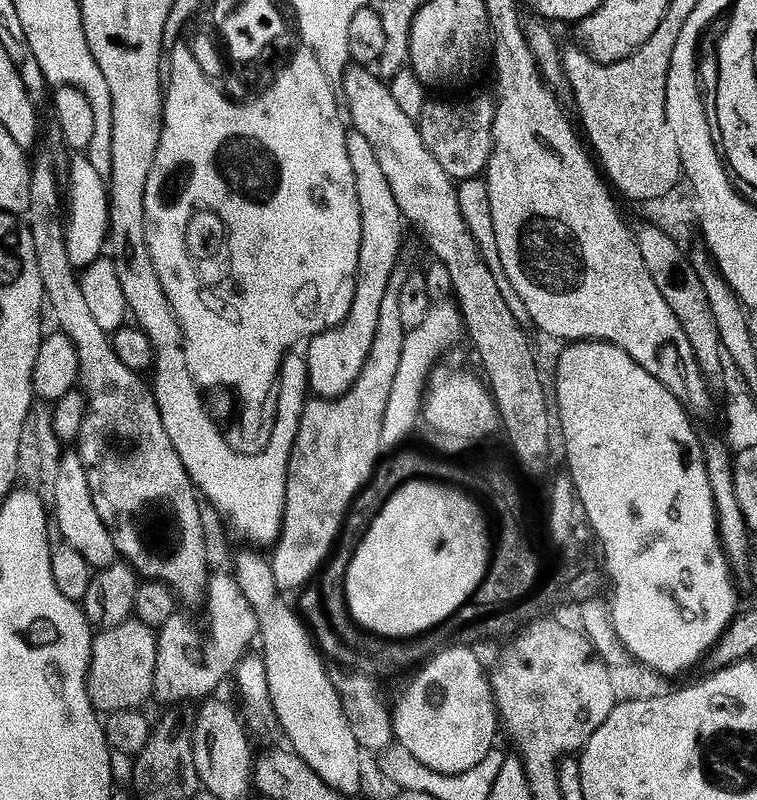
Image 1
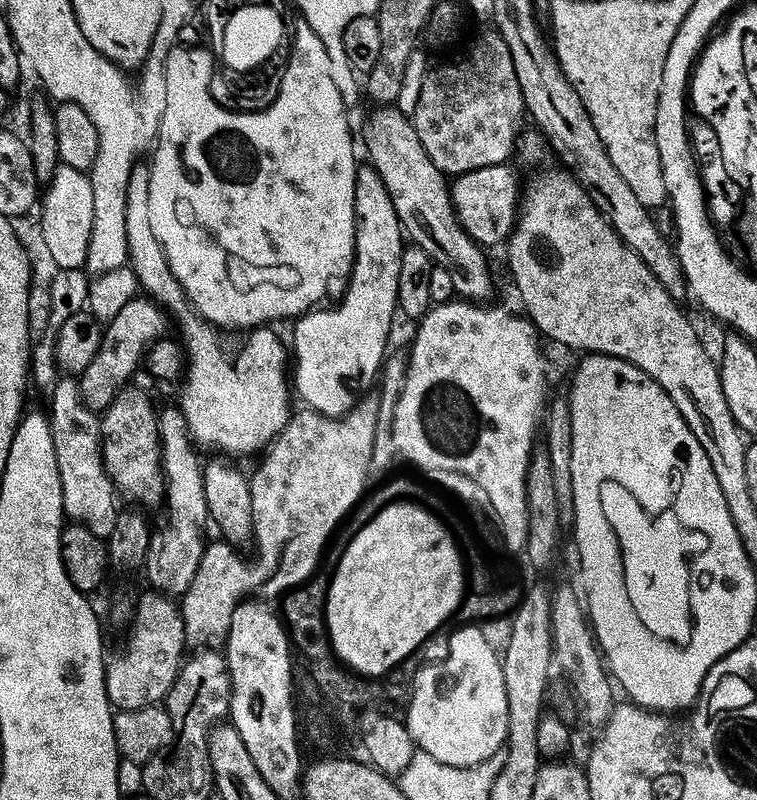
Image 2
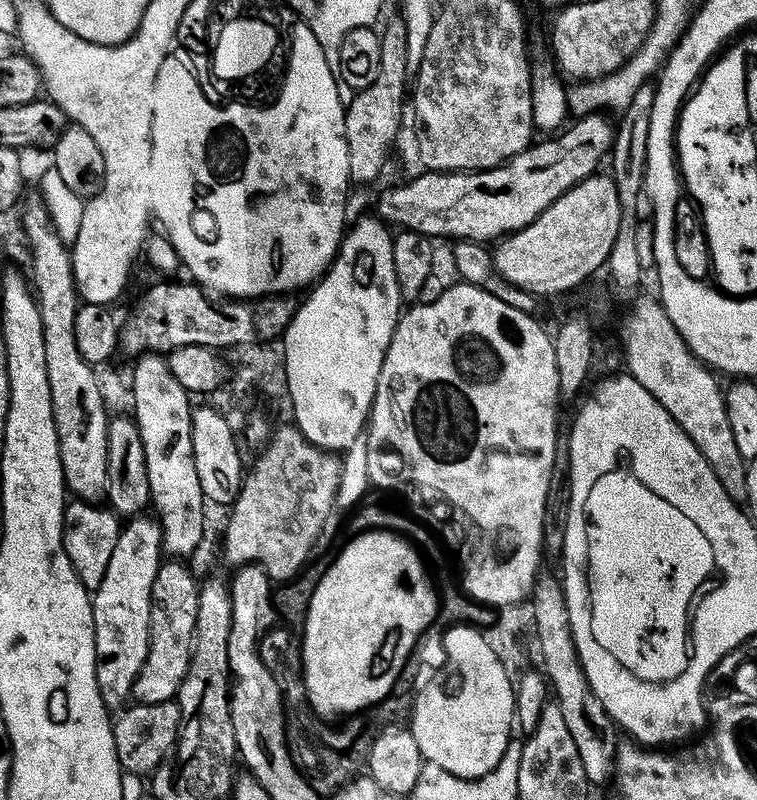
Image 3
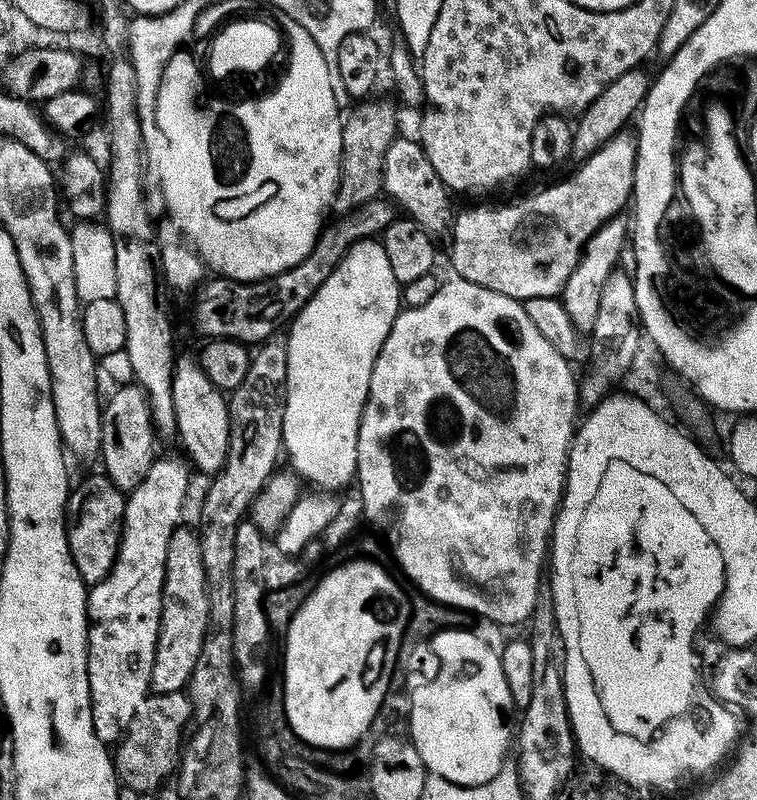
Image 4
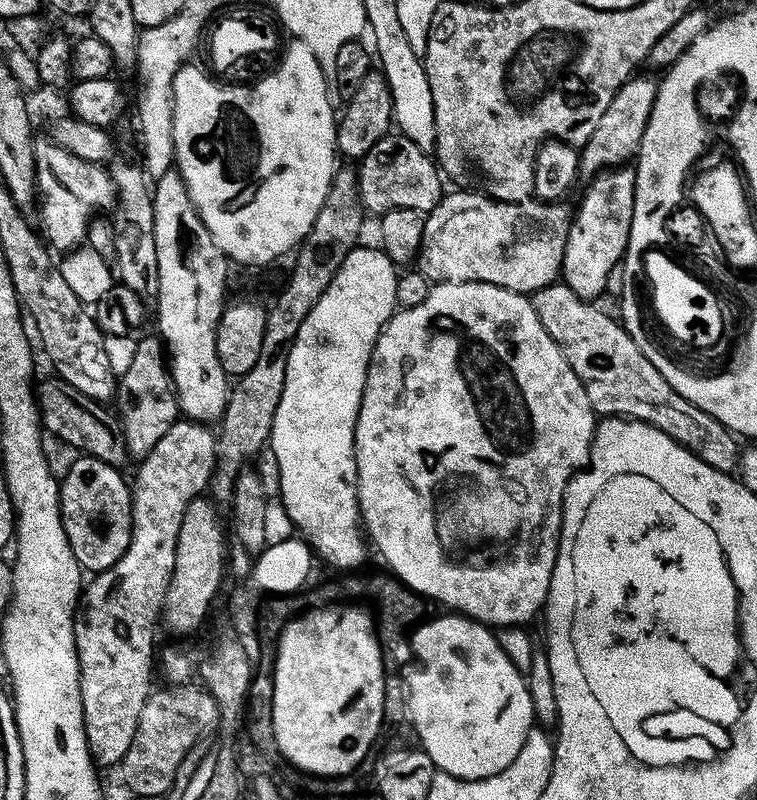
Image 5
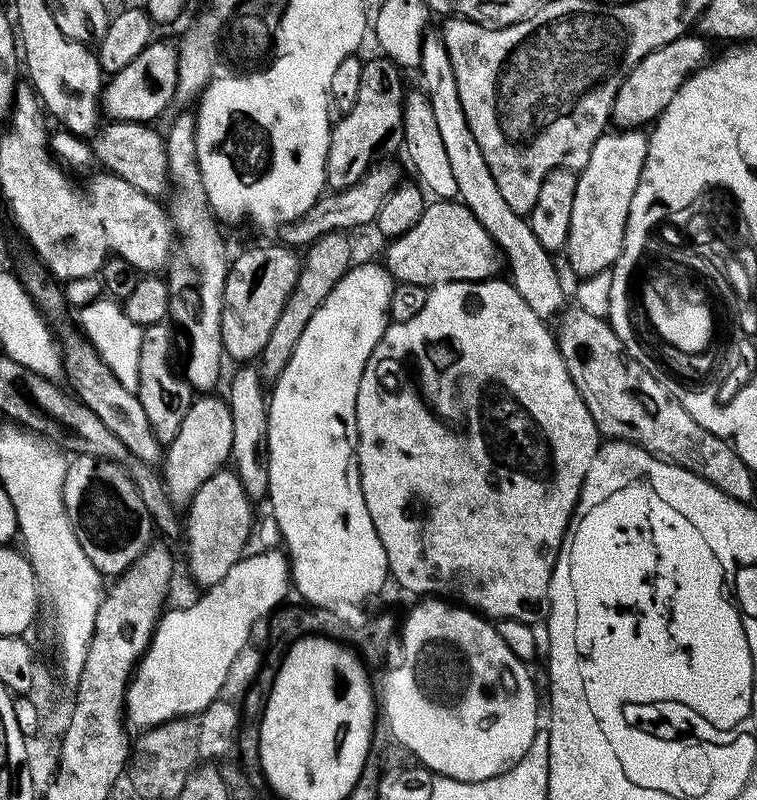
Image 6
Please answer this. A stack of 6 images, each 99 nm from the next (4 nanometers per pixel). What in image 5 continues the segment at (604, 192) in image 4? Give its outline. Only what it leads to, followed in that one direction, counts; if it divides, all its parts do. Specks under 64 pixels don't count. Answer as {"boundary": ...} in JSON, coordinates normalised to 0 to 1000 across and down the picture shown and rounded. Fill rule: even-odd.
{"boundary":[[[844,94],[831,98],[811,118],[806,133],[801,133],[801,143],[795,143],[790,158],[785,158],[785,168],[779,168],[770,185],[765,186],[768,221],[782,223],[794,213],[828,206],[844,191],[869,109],[865,99],[861,101],[856,95]],[[593,239],[581,256],[564,266],[554,340],[567,353],[642,353],[694,368],[736,354],[757,261],[745,253],[719,254],[707,248],[687,255],[662,255],[634,240]]]}

